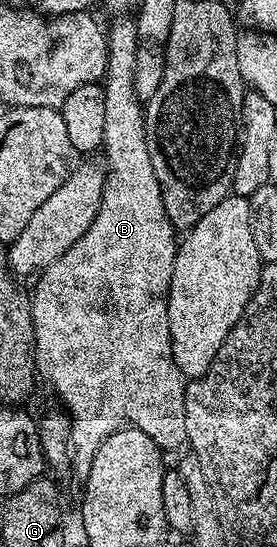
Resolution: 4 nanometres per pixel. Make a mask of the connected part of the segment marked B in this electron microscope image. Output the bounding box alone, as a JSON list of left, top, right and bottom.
[31,16,188,480]

